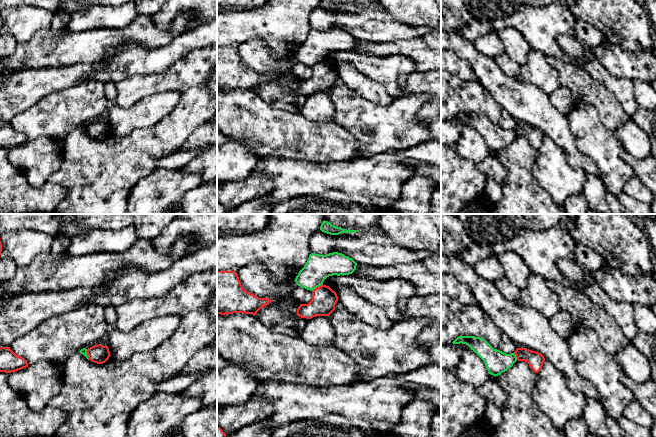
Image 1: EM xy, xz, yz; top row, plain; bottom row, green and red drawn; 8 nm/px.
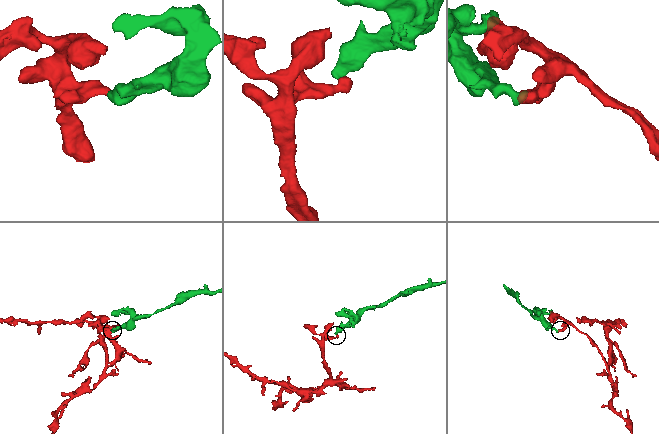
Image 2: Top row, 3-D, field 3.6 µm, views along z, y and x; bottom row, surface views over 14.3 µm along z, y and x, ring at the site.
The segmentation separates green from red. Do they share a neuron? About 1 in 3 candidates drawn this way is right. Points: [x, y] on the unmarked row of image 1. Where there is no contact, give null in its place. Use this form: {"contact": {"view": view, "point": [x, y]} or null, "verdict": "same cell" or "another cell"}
{"contact": {"view": "xz", "point": [316, 63]}, "verdict": "another cell"}

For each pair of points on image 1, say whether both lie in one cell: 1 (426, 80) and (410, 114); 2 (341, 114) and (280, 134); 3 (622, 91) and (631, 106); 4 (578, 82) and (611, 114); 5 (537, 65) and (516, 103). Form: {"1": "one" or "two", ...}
{"1": "two", "2": "two", "3": "one", "4": "one", "5": "two"}

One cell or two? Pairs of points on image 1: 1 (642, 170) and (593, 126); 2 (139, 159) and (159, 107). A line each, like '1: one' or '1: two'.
1: two
2: two

